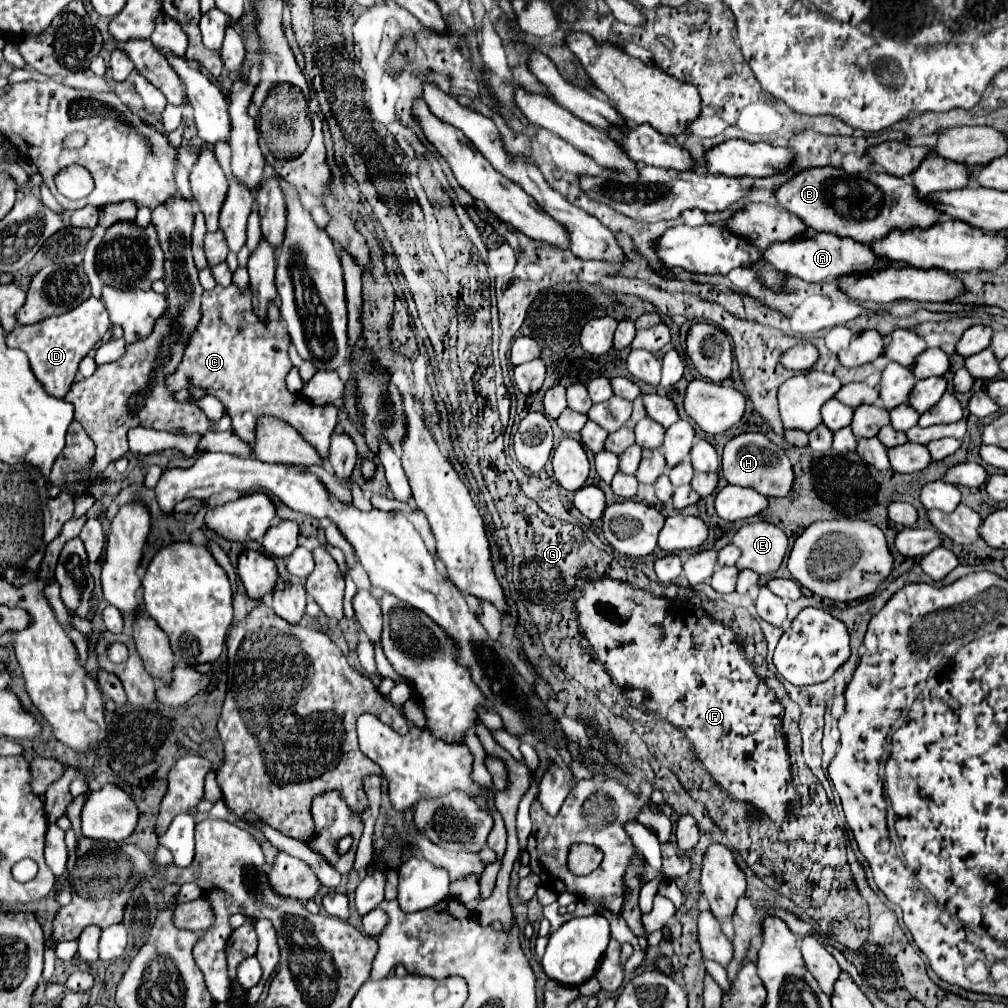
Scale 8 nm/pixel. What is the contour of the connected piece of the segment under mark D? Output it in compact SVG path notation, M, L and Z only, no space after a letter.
M90 296L78 308L62 316L52 316L34 326L16 326L6 336L6 344L10 348L24 350L28 354L30 368L36 380L42 384L42 388L46 388L48 394L62 398L70 390L82 358L88 356L88 352L96 348L96 344L102 340L102 336L108 332L110 326L112 322L108 318L104 304Z

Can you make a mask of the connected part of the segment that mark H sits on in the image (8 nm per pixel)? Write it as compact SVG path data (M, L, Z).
M742 432L726 442L722 452L722 474L728 480L728 484L750 486L764 496L786 496L794 480L792 464L784 450L776 446L768 436L752 432Z

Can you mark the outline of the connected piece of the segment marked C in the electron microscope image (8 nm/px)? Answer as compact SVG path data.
M236 284L216 286L202 294L202 318L192 330L186 344L180 368L166 380L166 388L178 392L182 388L200 388L218 398L224 412L232 420L232 432L244 442L254 440L256 416L274 416L292 424L298 434L316 446L322 458L328 456L330 434L338 422L338 406L306 406L306 402L286 388L286 374L292 368L288 358L288 332L276 332L280 324L278 304L268 308L268 324L252 312L250 288L242 290Z

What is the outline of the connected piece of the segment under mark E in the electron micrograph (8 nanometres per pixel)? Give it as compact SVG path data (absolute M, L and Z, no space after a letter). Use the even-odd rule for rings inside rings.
M748 522L734 534L732 544L742 552L736 562L740 570L750 568L760 576L770 576L784 560L788 536L770 522Z

